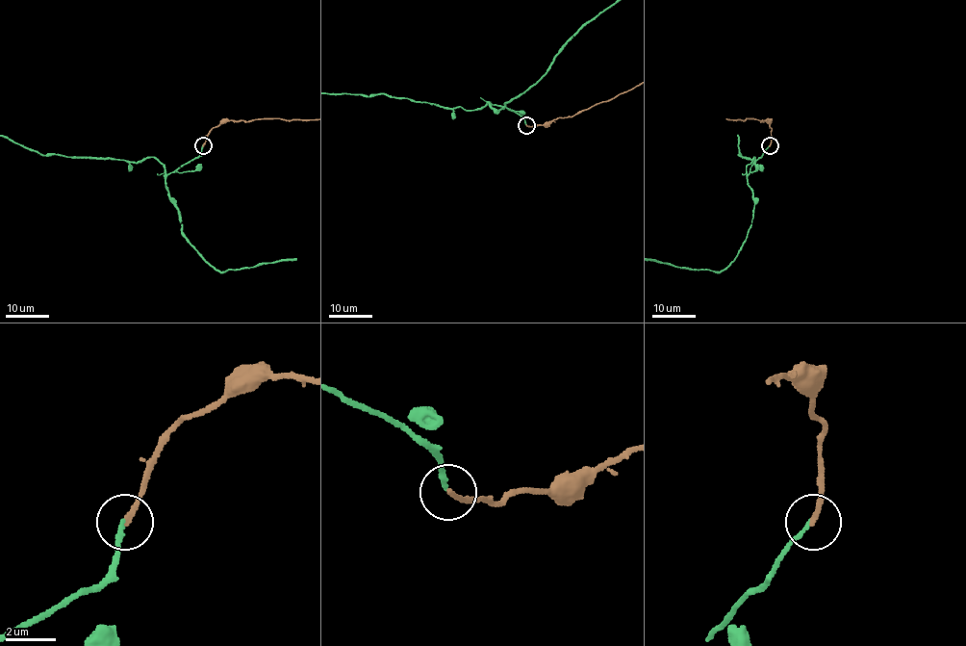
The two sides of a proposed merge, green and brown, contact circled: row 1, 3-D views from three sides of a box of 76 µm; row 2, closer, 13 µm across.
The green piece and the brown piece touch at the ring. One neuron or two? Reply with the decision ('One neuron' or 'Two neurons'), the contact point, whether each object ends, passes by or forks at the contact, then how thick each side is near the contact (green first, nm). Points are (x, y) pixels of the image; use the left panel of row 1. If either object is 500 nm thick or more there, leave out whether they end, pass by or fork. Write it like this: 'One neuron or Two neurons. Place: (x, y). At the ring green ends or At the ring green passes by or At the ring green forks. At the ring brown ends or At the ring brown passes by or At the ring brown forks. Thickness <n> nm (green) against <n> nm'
One neuron. Place: (203, 145). At the ring green ends. At the ring brown ends. Thickness 180 nm (green) against 200 nm

